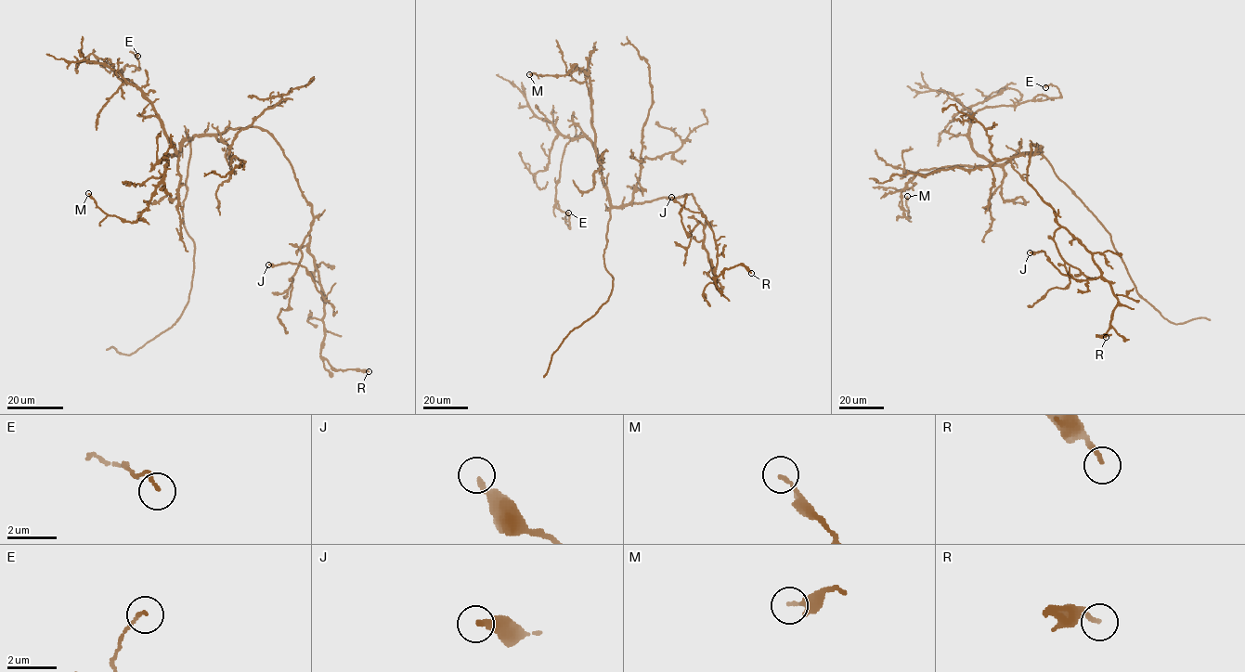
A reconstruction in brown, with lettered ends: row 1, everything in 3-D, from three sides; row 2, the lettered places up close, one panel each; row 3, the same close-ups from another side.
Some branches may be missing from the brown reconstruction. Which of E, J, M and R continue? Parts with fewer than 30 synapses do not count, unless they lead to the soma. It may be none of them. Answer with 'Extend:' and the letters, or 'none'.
Extend: none

